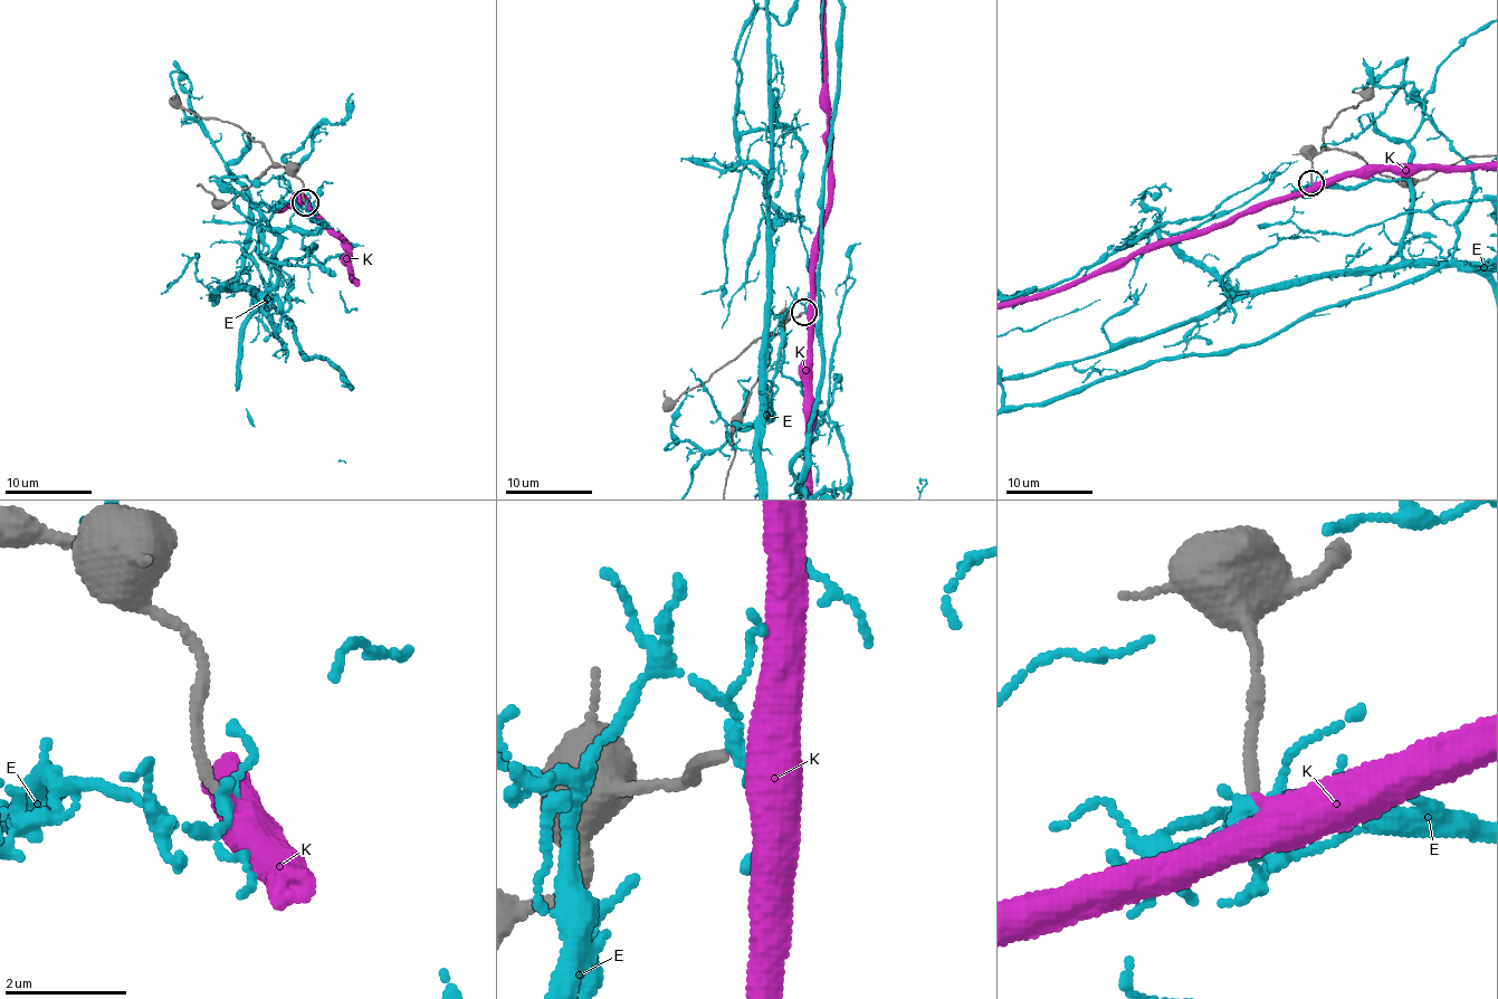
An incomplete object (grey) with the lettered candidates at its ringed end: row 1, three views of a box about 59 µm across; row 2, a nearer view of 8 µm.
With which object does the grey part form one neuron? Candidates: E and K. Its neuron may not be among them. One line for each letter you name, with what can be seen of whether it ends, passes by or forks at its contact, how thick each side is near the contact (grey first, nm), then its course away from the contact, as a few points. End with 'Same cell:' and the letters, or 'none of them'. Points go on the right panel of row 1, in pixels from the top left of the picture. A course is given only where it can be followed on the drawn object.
K: It ends there. Thickness 180 nm (grey) against 440 nm
Same cell: K

